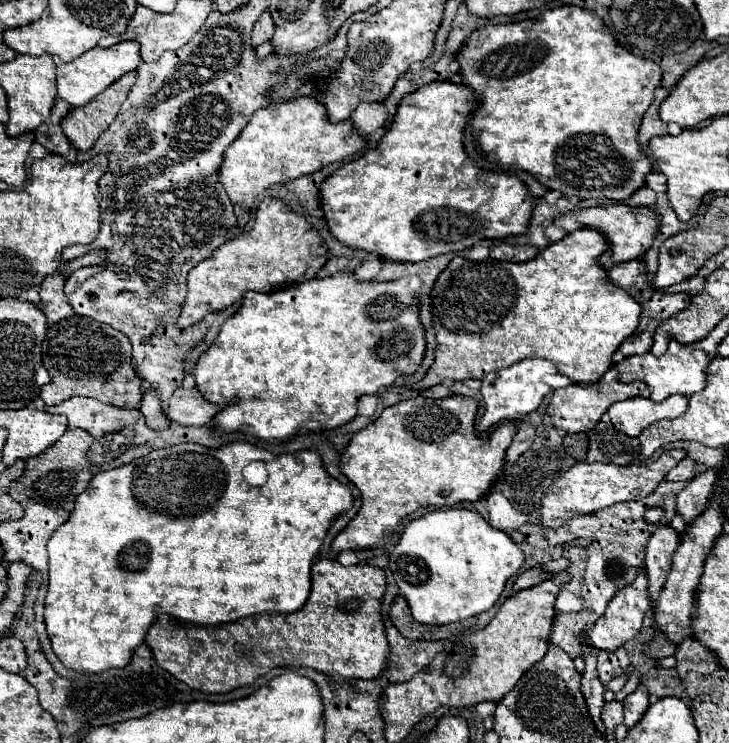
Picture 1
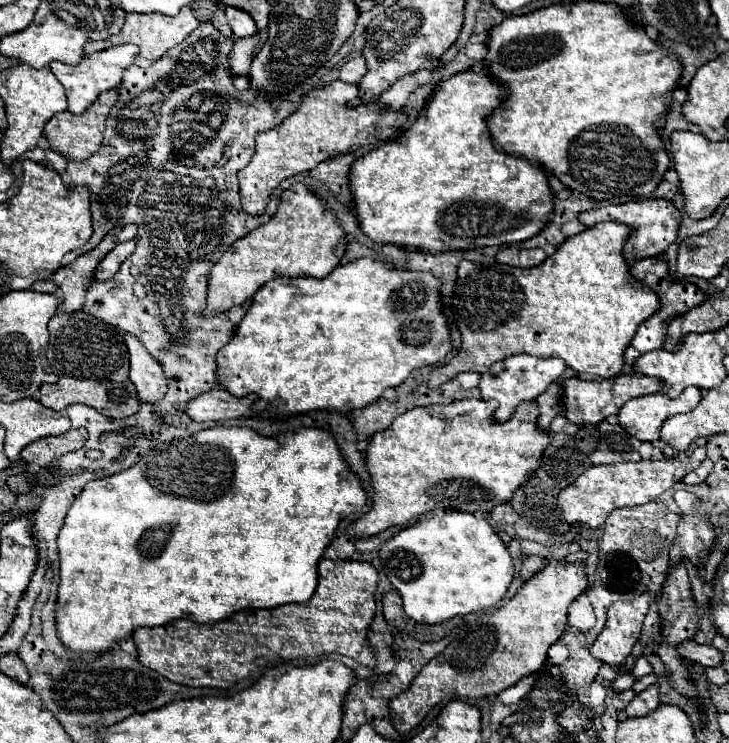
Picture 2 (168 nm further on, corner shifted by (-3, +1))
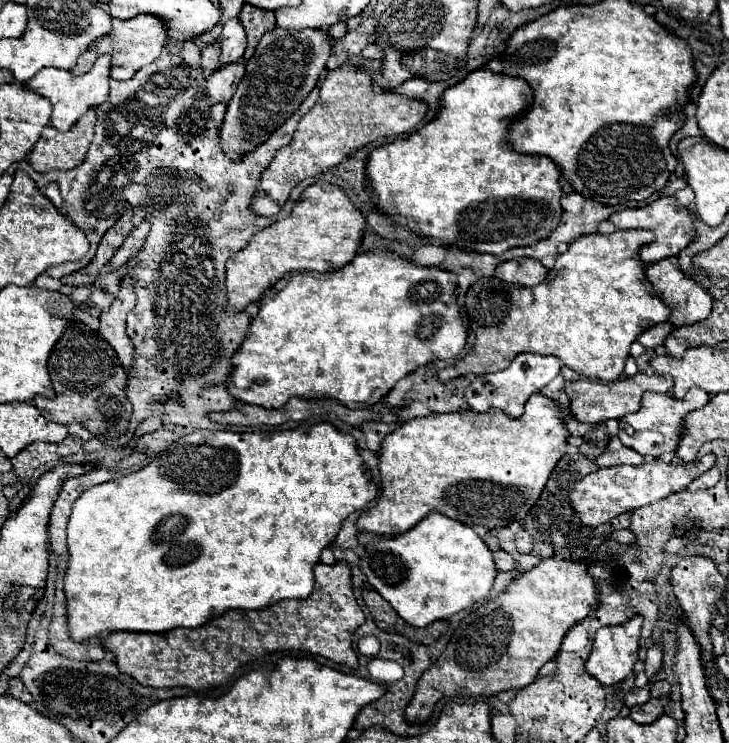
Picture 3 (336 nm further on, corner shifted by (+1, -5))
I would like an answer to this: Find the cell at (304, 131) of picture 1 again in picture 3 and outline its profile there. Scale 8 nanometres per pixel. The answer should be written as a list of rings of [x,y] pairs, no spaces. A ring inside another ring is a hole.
[[[342,65],[336,71],[330,71],[326,77],[326,83],[320,87],[320,99],[318,103],[300,119],[298,129],[294,133],[294,139],[288,143],[288,147],[280,147],[270,161],[270,167],[262,173],[260,187],[254,193],[254,199],[250,201],[250,211],[262,217],[276,215],[282,205],[286,203],[292,187],[300,183],[306,177],[320,175],[326,169],[336,167],[352,153],[352,139],[356,141],[356,151],[362,147],[362,139],[382,139],[406,133],[414,129],[424,113],[426,103],[408,99],[396,93],[374,93],[374,83],[368,71]]]

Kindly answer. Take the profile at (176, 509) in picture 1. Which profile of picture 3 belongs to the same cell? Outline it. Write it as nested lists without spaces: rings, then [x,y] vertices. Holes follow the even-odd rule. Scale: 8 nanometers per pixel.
[[[316,423],[316,425],[302,425],[298,429],[288,429],[288,431],[254,431],[254,433],[232,433],[232,431],[208,431],[208,429],[202,429],[202,431],[194,431],[186,437],[182,437],[180,441],[172,443],[166,451],[162,451],[156,459],[152,459],[146,467],[138,469],[136,473],[130,473],[126,477],[120,477],[120,479],[114,479],[114,481],[106,481],[102,485],[96,485],[96,487],[90,487],[88,491],[84,491],[72,505],[72,515],[70,515],[70,521],[68,521],[68,553],[70,553],[70,559],[68,559],[68,569],[64,573],[64,595],[66,595],[66,609],[68,609],[68,635],[72,641],[76,643],[86,643],[88,639],[92,637],[98,637],[98,635],[108,635],[108,633],[114,633],[114,631],[146,631],[146,633],[166,633],[170,629],[176,629],[176,627],[202,627],[202,623],[208,623],[210,619],[214,619],[214,615],[222,615],[226,611],[232,611],[232,609],[264,609],[264,607],[270,607],[278,601],[284,601],[284,599],[306,599],[312,589],[314,589],[314,573],[312,573],[312,567],[320,561],[320,553],[324,547],[332,545],[336,533],[340,531],[340,525],[342,521],[354,513],[354,511],[362,511],[374,497],[376,497],[376,483],[370,481],[366,475],[364,475],[366,467],[362,463],[362,457],[358,455],[356,451],[356,441],[352,435],[348,433],[340,433],[336,431],[330,423]]]

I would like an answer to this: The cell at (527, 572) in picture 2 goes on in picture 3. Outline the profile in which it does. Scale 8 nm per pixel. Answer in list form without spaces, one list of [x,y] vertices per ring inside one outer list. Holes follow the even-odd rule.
[[[502,549],[494,551],[494,559],[498,565],[498,571],[516,571],[516,561],[506,551],[502,551]]]

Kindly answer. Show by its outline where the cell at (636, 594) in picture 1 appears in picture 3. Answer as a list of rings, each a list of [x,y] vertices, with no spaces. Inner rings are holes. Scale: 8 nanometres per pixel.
[[[634,615],[628,619],[628,623],[622,625],[610,625],[610,627],[600,627],[594,637],[594,647],[592,653],[586,661],[586,671],[596,677],[602,685],[616,685],[624,681],[634,663],[638,661],[638,641],[640,641],[640,627],[642,627],[642,615]]]

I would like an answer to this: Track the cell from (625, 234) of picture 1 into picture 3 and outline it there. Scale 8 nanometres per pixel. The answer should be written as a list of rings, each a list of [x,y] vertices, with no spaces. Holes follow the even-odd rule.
[[[660,197],[660,199],[656,199],[654,203],[650,203],[646,207],[618,211],[618,213],[610,215],[608,221],[614,223],[618,229],[650,229],[656,235],[656,239],[652,243],[640,247],[640,259],[646,265],[662,261],[666,257],[678,255],[680,249],[684,249],[694,239],[694,235],[696,235],[690,211],[686,207],[682,207],[682,205],[678,205],[674,197]]]

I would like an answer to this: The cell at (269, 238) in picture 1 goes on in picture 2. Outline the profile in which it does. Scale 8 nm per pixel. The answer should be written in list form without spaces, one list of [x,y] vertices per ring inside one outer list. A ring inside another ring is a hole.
[[[294,183],[290,189],[286,189],[282,193],[276,215],[266,225],[260,225],[246,237],[238,239],[214,265],[214,269],[210,273],[210,281],[208,281],[210,285],[208,285],[206,313],[218,315],[218,313],[228,311],[234,305],[248,303],[254,297],[254,293],[274,277],[288,277],[288,275],[326,277],[334,267],[340,265],[344,253],[346,253],[346,233],[344,233],[342,225],[338,223],[338,217],[332,213],[330,207],[326,207],[326,203],[318,195],[314,195],[314,191],[308,185]]]

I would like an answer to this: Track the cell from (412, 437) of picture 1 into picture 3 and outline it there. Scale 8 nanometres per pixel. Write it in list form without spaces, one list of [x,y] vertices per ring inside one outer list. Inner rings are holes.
[[[534,393],[528,401],[526,401],[526,409],[524,415],[518,419],[510,419],[506,417],[500,409],[490,409],[486,413],[474,413],[474,411],[460,411],[460,413],[446,413],[446,415],[428,415],[428,417],[416,417],[412,421],[402,423],[396,431],[392,431],[384,441],[382,441],[382,449],[378,451],[378,471],[380,471],[380,479],[382,479],[382,495],[376,503],[376,507],[372,507],[368,513],[362,513],[362,517],[358,519],[358,529],[368,531],[368,533],[376,533],[376,535],[400,535],[404,531],[408,531],[410,527],[414,527],[416,523],[420,523],[430,511],[438,511],[450,519],[456,519],[464,525],[482,525],[486,529],[496,529],[496,527],[506,527],[512,521],[520,521],[530,507],[536,503],[536,499],[540,497],[546,479],[550,475],[550,471],[554,469],[554,465],[558,463],[558,459],[566,453],[566,439],[568,439],[568,431],[562,425],[562,417],[564,413],[556,407],[556,403],[540,393]]]

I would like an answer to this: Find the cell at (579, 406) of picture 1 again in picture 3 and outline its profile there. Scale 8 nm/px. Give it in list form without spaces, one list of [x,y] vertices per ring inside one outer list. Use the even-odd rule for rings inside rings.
[[[636,373],[634,377],[618,379],[618,381],[610,381],[610,383],[580,379],[580,381],[566,383],[564,391],[570,397],[570,413],[574,419],[578,419],[582,423],[604,423],[608,419],[620,419],[628,413],[636,413],[640,409],[640,397],[644,391],[668,393],[670,387],[672,387],[670,377],[662,377],[662,375],[646,377],[644,373]]]

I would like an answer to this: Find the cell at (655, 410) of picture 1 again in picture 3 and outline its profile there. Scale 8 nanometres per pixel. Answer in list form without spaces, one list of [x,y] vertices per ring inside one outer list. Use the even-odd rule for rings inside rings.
[[[698,387],[690,389],[684,399],[674,399],[670,397],[668,393],[666,395],[660,395],[660,393],[646,393],[642,395],[642,407],[640,411],[632,413],[632,415],[624,415],[620,419],[620,441],[638,451],[640,455],[652,455],[652,457],[660,457],[664,453],[674,453],[676,451],[676,445],[678,445],[678,437],[680,437],[680,423],[682,423],[682,417],[694,409],[700,409],[708,403],[710,395]],[[624,425],[630,425],[634,429],[634,435],[628,435]]]

